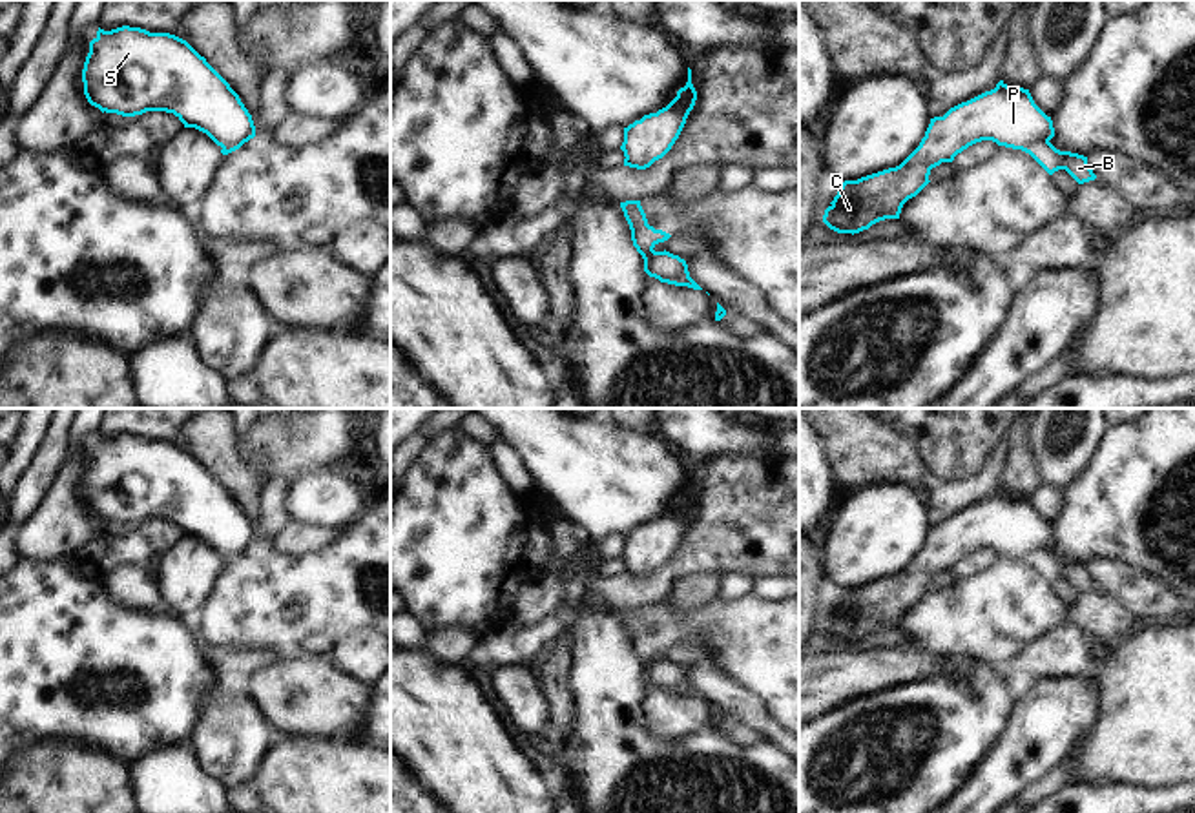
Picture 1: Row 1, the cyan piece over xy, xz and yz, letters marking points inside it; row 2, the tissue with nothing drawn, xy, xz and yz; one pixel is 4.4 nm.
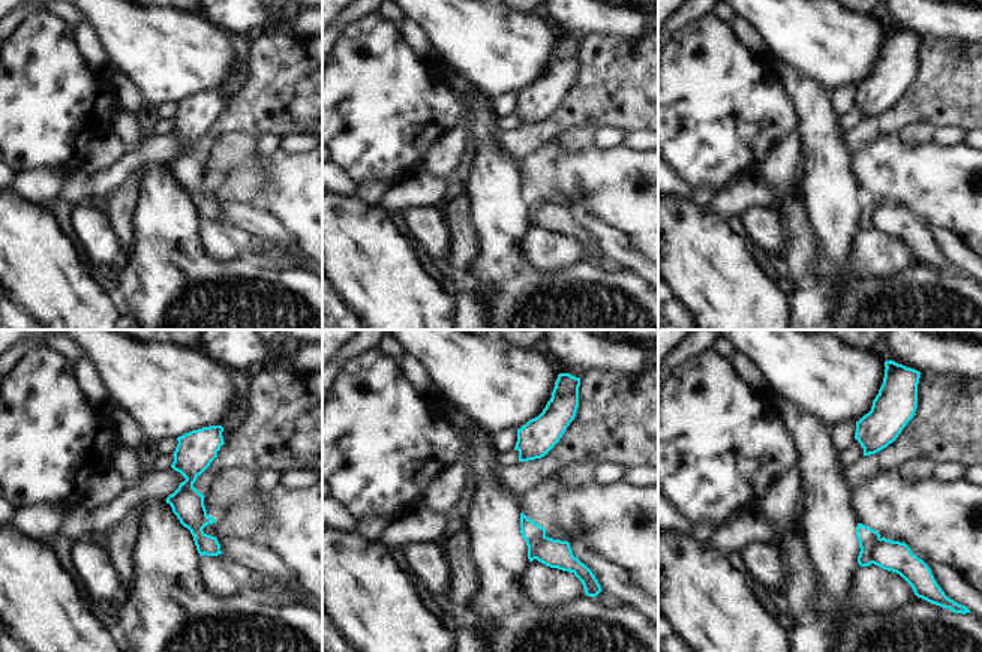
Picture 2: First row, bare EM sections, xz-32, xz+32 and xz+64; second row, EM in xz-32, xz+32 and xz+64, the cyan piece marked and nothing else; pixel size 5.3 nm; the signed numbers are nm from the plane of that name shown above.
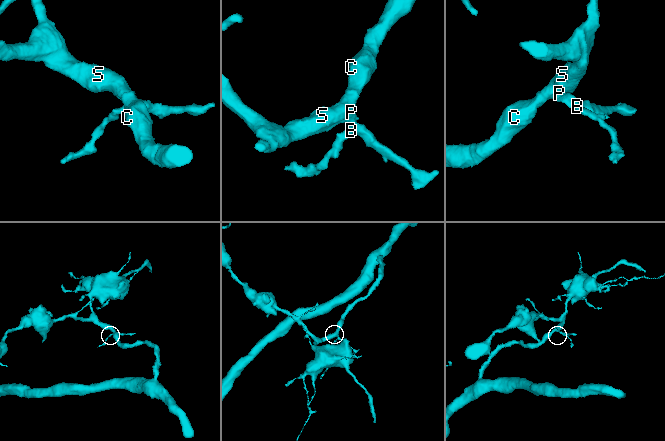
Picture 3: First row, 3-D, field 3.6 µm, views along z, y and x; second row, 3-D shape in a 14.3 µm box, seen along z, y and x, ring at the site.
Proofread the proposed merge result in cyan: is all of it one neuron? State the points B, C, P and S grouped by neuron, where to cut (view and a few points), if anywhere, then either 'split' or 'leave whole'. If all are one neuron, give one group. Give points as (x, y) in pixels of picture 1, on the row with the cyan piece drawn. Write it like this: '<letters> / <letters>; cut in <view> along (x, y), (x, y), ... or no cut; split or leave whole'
B / C P S; cut in yz along (1048, 141), (1031, 141), (1020, 148); split

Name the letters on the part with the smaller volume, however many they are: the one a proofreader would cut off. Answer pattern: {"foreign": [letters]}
{"foreign": ["B"]}

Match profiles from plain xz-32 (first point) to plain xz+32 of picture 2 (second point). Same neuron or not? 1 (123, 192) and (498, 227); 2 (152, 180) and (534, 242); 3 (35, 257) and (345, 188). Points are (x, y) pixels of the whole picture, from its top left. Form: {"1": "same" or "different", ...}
{"1": "different", "2": "different", "3": "different"}

